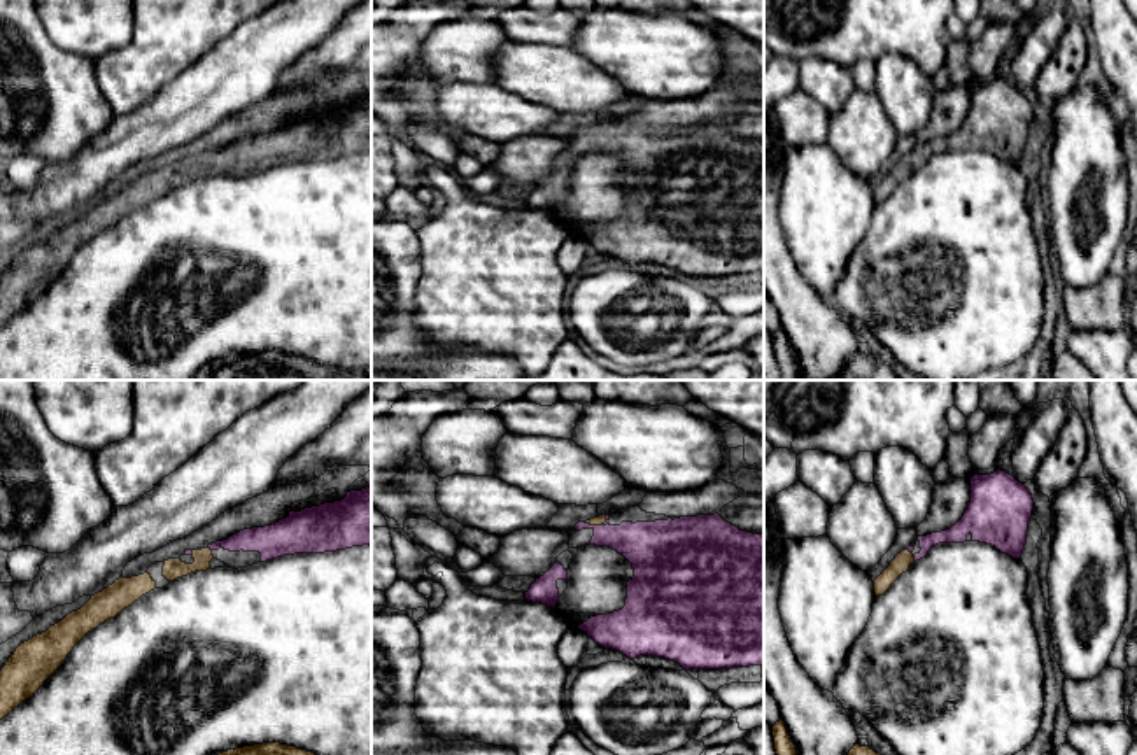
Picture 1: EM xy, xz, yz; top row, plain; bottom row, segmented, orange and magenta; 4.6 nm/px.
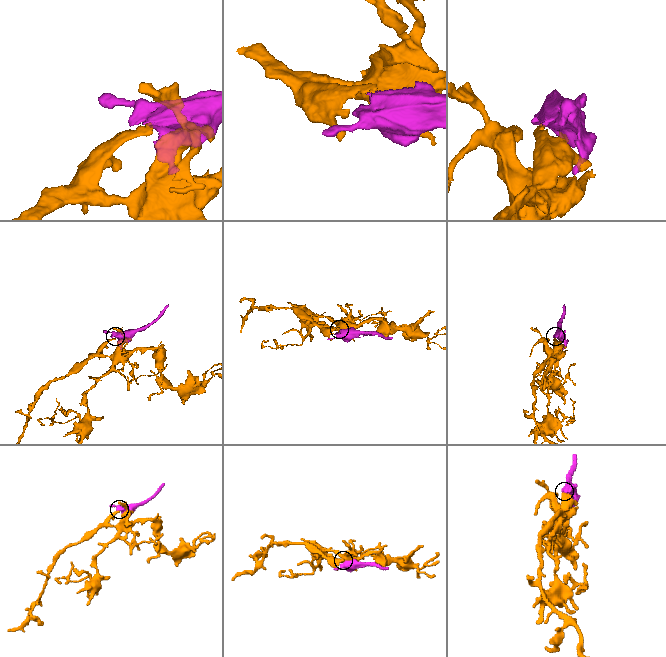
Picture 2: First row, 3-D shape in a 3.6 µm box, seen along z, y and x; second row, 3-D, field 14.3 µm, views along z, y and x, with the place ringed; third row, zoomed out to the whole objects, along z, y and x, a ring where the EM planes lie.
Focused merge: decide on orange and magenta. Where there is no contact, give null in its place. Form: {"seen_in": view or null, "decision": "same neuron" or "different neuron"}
{"seen_in": "yz", "decision": "same neuron"}

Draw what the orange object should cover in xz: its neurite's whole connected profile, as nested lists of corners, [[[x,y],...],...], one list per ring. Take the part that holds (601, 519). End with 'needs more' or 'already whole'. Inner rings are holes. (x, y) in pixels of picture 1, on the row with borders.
[[[718,513],[680,517],[655,522],[608,524],[610,515],[578,522],[576,531],[592,529],[590,545],[610,547],[634,569],[627,582],[625,606],[618,611],[590,617],[578,629],[604,648],[629,659],[664,657],[689,669],[731,669],[764,664],[764,534],[741,531]]] | needs more

